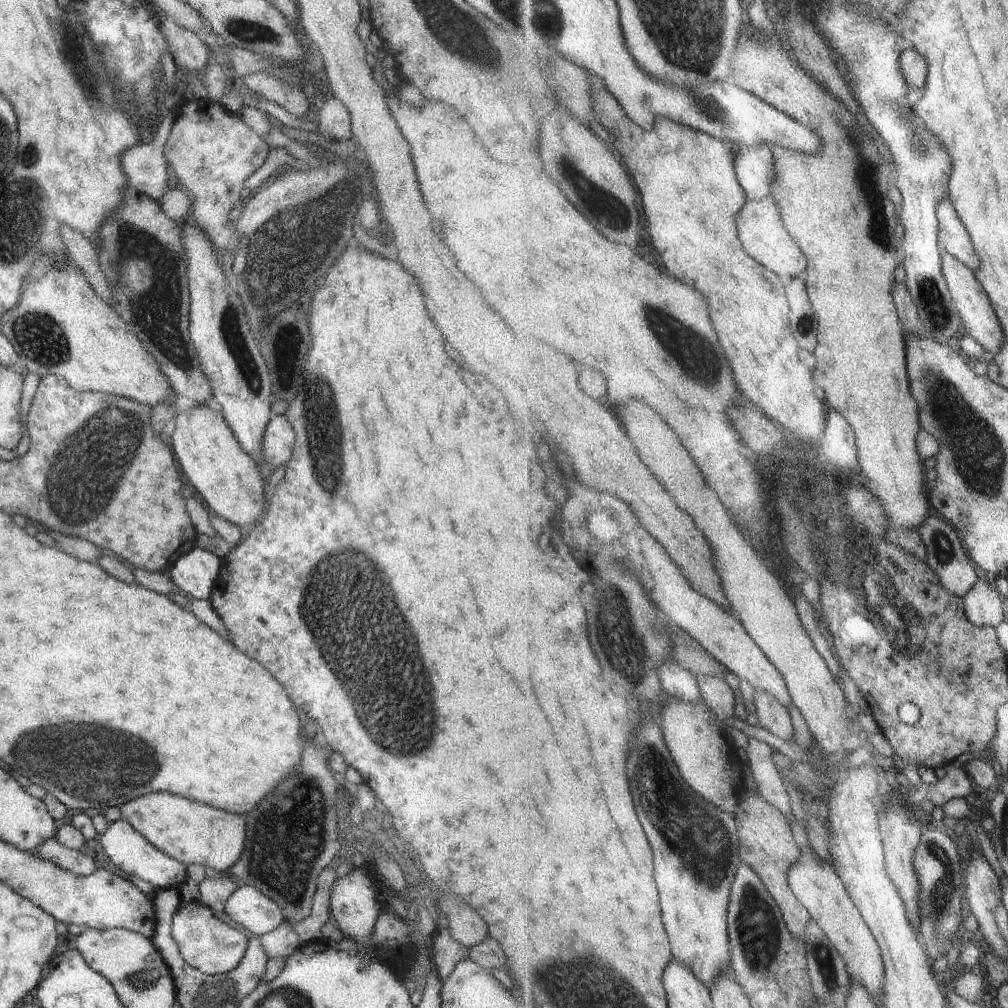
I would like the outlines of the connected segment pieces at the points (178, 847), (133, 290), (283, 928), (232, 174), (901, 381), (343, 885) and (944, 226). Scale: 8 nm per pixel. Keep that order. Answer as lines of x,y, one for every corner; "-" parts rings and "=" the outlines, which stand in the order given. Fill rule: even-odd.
150,794
131,800
120,807
120,814
154,848
186,867
202,864
220,872
228,872
242,854
246,836
244,814
224,812
172,794
=
128,186
122,194
122,204
106,216
98,228
98,242
94,242
98,253
98,264
104,272
114,298
113,309
126,322
130,332
138,337
142,346
158,362
160,372
168,378
171,388
180,398
194,400
194,404
204,404
214,412
221,412
220,402
214,398
206,374
200,368
198,354
192,344
189,332
189,284
184,248
180,244
179,222
164,214
156,200
=
284,920
276,930
259,937
262,948
268,954
268,960
288,958
301,946
295,925
292,921
=
183,99
180,108
176,124
163,146
164,158
176,173
179,187
184,188
191,197
192,210
190,210
189,220
206,234
206,238
212,242
214,248
228,252
242,238
242,234
236,232
235,218
232,216
231,209
245,193
246,179
250,178
266,161
270,146
263,137
242,121
237,112
229,112
219,103
214,104
208,99
=
747,25
738,48
734,64
736,84
788,112
822,136
824,150
818,156
786,150
782,146
772,147
778,166
778,182
774,184
772,194
786,194
784,202
780,202
778,196
774,200
780,204
786,228
804,252
808,252
810,260
808,288
814,308
820,314
820,346
816,350
820,364
816,368
816,380
832,392
832,396
828,396
828,404
832,404
832,408
840,408
840,412
844,412
852,422
858,434
862,470
878,484
878,496
884,500
893,529
922,526
930,516
930,498
924,488
926,468
918,450
918,434
923,430
920,422
922,407
912,394
906,332
894,298
896,280
902,270
894,249
899,213
890,198
890,188
897,184
893,156
877,130
871,126
866,128
866,122
860,120
853,108
832,94
824,82
814,78
796,57
792,57
792,52
784,50
780,38
768,36
757,27
=
367,866
356,867
345,876
336,879
330,892
330,914
331,918
336,919
337,928
344,937
365,946
370,944
374,924
382,910
378,904
380,900
376,894
376,881
370,873
=
944,193
937,204
939,242
942,251
950,252
952,256
956,256
964,264
968,264
972,270
980,270
982,260
980,260
978,252
976,252
972,236
970,236
966,224
962,222
962,218
958,216
958,212
956,212
950,198
949,193

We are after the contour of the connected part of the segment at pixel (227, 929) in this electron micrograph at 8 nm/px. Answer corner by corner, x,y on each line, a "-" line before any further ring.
196,901
184,902
174,914
171,935
185,962
211,977
224,976
233,971
248,948
245,934
216,918
211,908

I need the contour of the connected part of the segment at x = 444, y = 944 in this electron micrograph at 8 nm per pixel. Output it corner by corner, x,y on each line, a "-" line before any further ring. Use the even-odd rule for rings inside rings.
438,908
438,911
440,914
436,928
437,933
431,938
432,954
434,954
432,964
436,966
438,976
444,982
460,961
470,959
470,949
452,938
446,915
441,913
440,908

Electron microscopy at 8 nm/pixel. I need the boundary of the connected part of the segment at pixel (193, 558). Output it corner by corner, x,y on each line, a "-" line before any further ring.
204,543
181,556
169,570
172,582
187,597
208,600
217,585
222,557
205,550

